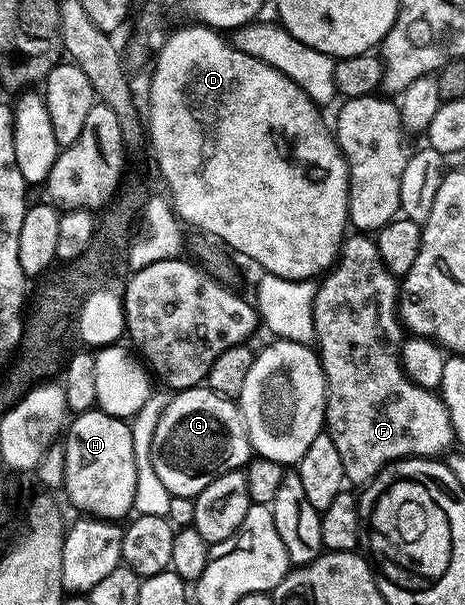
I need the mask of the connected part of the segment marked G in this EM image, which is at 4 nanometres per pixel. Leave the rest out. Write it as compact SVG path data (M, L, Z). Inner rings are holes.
M207 387L183 389L173 397L173 401L161 411L160 418L152 429L152 469L166 494L194 499L199 493L206 491L206 487L210 487L210 483L214 483L218 475L243 470L254 450L248 441L244 418L241 417L235 400L218 395Z

